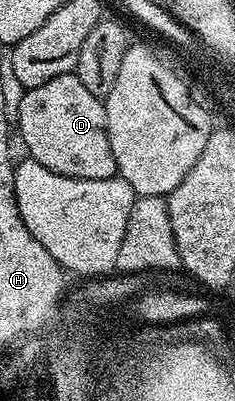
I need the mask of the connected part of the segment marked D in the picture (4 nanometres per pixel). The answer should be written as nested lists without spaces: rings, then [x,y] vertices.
[[[76,73],[52,77],[52,81],[44,81],[44,85],[25,88],[16,112],[16,131],[22,134],[25,154],[40,161],[44,169],[52,169],[52,173],[77,179],[113,179],[117,176],[116,157],[112,157],[112,145],[108,141],[105,102],[99,96],[88,93],[84,81],[80,81]]]

